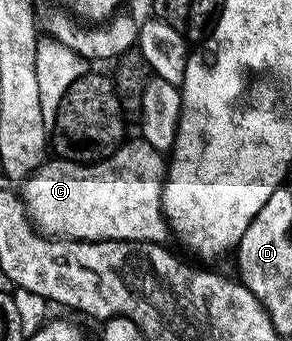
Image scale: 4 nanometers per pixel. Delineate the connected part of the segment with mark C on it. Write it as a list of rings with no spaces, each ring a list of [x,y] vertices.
[[[131,139],[100,162],[88,165],[46,158],[23,183],[23,206],[30,223],[51,239],[122,239],[168,244],[171,232],[161,204],[166,160],[146,139]]]

